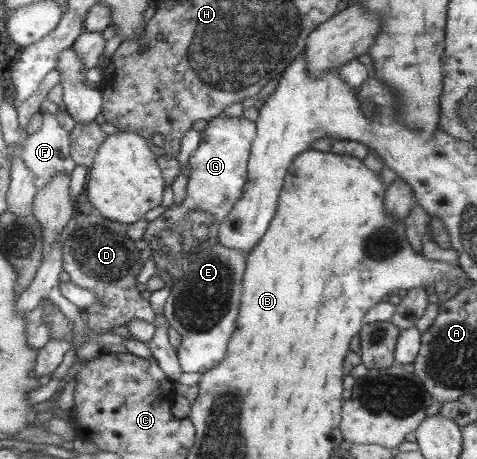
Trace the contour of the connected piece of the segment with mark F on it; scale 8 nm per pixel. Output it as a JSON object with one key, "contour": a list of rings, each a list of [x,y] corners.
{"contour":[[[41,110],[41,126],[23,141],[21,161],[33,174],[33,187],[41,191],[54,175],[70,175],[75,168],[69,158],[69,136],[53,113]]]}

